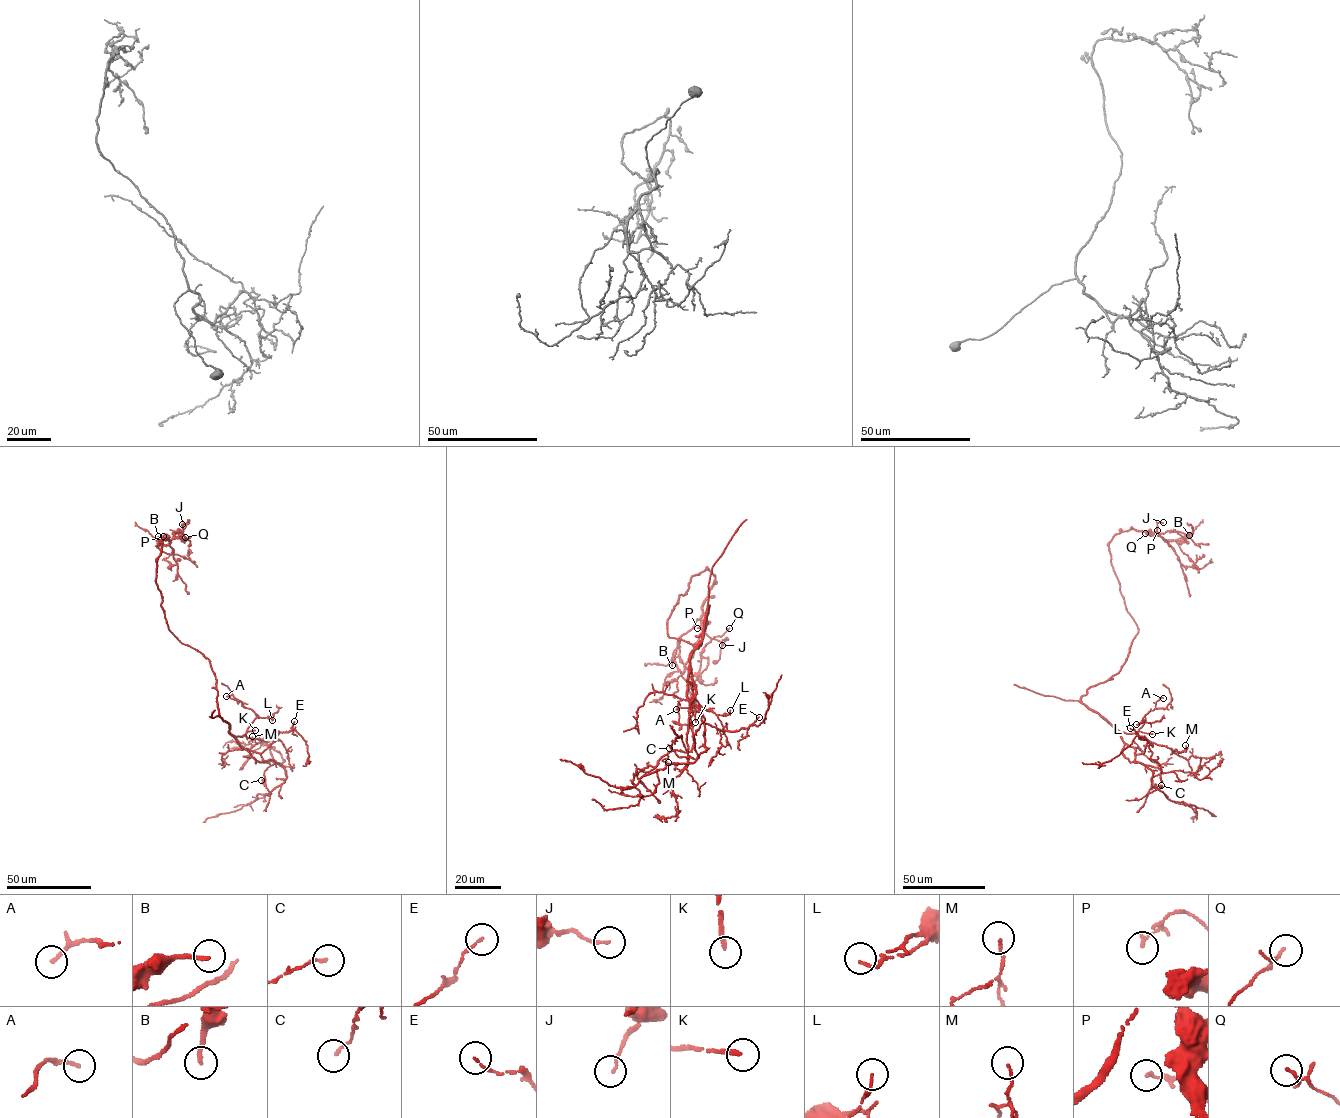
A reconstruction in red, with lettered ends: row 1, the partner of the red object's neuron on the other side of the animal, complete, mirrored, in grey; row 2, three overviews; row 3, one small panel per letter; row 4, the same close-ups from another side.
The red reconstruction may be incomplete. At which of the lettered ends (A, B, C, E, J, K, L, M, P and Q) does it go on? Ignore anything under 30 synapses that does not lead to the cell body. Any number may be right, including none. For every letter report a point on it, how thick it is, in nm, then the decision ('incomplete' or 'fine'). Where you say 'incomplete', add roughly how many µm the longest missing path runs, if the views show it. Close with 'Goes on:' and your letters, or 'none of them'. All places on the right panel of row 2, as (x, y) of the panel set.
A: (1163, 698) | 160 nm | fine
B: (1189, 535) | 170 nm | fine
C: (1161, 785) | 130 nm | fine
E: (1130, 728) | 130 nm | fine
J: (1163, 522) | 120 nm | fine
K: (1152, 734) | 180 nm | incomplete | 110 µm
L: (1136, 724) | 100 nm | fine
M: (1185, 745) | 100 nm | fine
P: (1157, 530) | 140 nm | fine
Q: (1145, 533) | 70 nm | fine
Goes on: K

